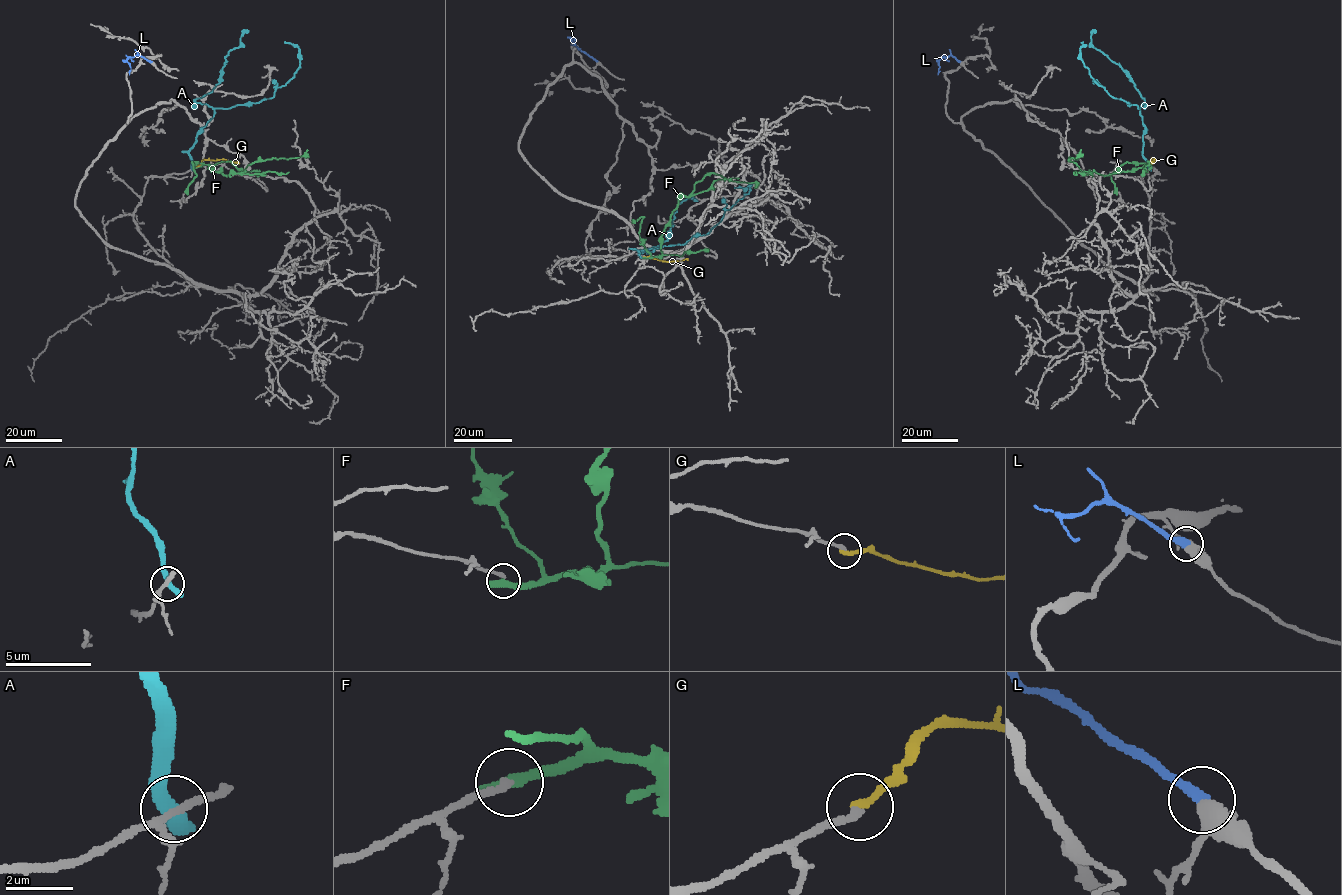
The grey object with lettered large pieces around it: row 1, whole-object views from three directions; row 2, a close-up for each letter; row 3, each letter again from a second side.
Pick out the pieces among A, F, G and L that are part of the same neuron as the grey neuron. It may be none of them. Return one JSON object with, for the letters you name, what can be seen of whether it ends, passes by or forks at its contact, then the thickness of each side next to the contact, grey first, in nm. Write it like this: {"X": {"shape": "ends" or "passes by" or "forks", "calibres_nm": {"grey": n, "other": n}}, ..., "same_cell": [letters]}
{"G": {"shape": "ends", "calibres_nm": {"grey": 240, "other": 240}}, "same_cell": ["G"]}

